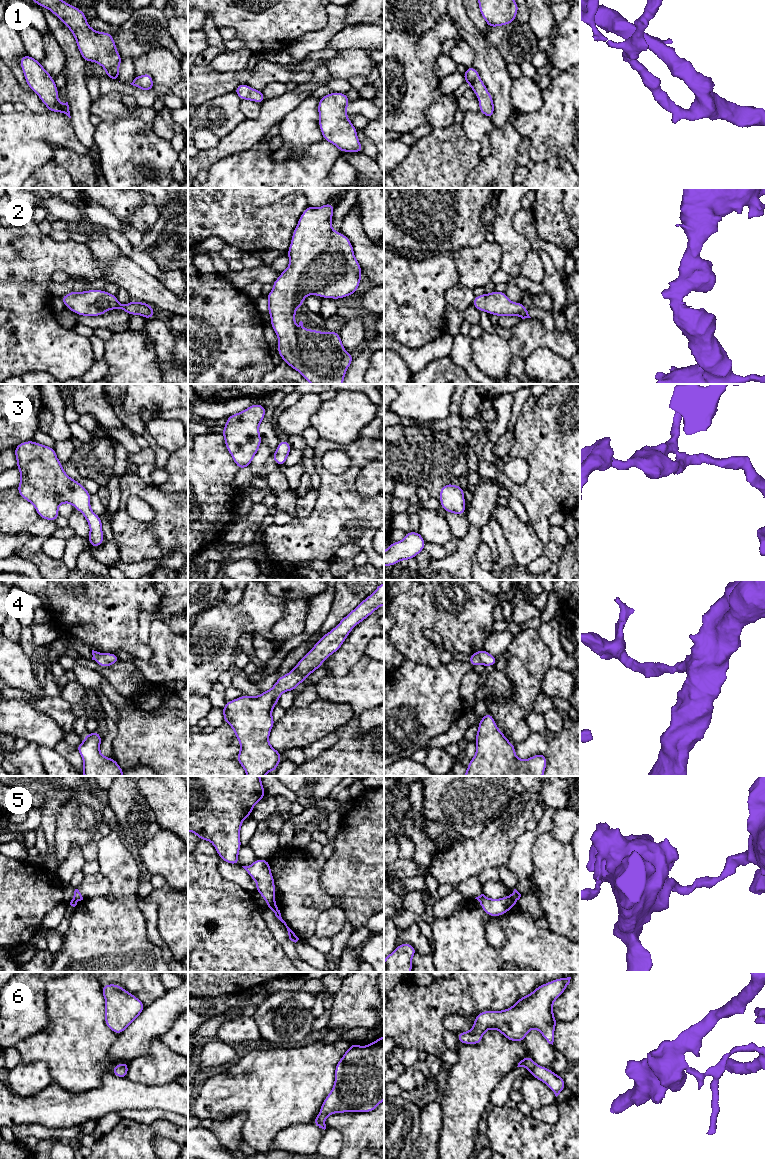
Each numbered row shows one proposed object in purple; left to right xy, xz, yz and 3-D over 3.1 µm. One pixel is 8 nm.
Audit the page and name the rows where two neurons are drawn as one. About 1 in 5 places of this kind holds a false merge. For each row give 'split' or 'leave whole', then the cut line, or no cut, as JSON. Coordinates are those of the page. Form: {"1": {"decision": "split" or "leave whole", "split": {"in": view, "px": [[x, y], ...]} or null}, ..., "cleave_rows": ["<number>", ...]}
{"1": {"decision": "leave whole", "split": null}, "2": {"decision": "leave whole", "split": null}, "3": {"decision": "leave whole", "split": null}, "4": {"decision": "leave whole", "split": null}, "5": {"decision": "split", "split": {"in": "xz", "px": [[274, 902], [268, 906]]}}, "6": {"decision": "split", "split": {"in": "xz", "px": [[316, 1117], [323, 1122]]}}, "cleave_rows": ["5", "6"]}

